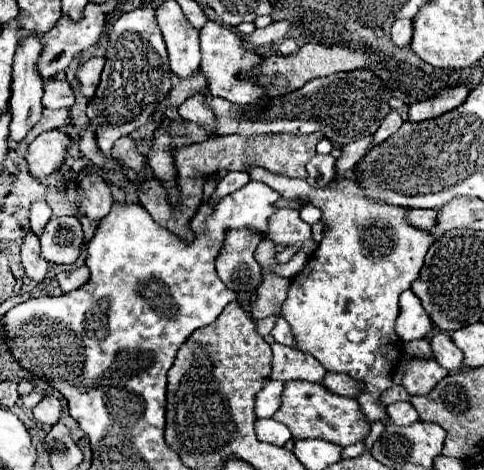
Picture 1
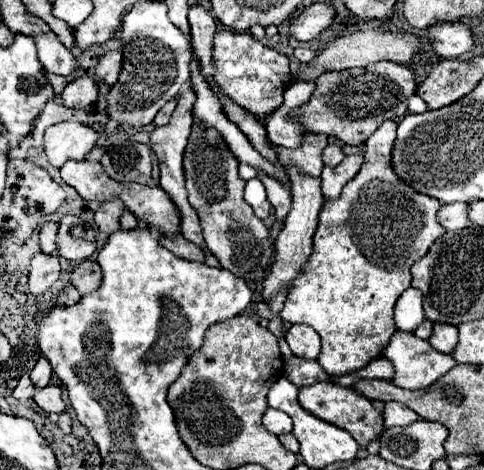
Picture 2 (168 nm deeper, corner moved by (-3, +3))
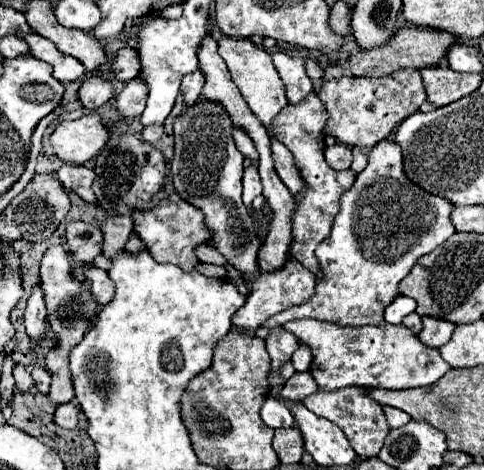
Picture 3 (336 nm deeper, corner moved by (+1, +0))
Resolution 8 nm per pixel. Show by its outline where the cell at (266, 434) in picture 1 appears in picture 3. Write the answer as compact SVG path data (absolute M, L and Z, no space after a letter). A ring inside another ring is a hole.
M269 395L265 399L265 403L261 407L261 417L273 429L295 427L295 419L293 419L289 407L285 407L285 403L279 397L275 397L275 395Z

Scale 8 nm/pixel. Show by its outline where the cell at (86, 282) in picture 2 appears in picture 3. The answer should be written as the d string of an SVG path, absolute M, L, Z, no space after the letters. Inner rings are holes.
M89 267L85 271L85 281L89 283L91 287L91 293L97 297L97 303L101 305L107 305L113 295L115 295L115 285L111 283L109 275L105 269L99 269L99 267Z

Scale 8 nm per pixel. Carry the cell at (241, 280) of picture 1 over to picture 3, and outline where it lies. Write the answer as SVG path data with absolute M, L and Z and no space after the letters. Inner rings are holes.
M197 99L191 107L183 109L181 115L173 123L175 129L175 157L171 161L171 173L173 173L173 185L175 191L181 195L181 199L187 199L191 205L201 209L205 213L207 225L213 231L213 245L219 253L227 257L227 261L241 273L259 273L257 265L257 251L261 247L261 241L253 229L253 221L247 213L247 207L241 201L241 177L243 177L243 155L235 147L235 139L231 135L231 117L219 103L211 103L207 99Z

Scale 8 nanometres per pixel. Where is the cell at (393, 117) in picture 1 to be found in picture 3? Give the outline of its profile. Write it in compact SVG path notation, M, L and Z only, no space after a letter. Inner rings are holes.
M381 141L377 143L369 153L367 167L357 175L353 187L341 197L341 211L337 213L333 221L331 235L317 247L315 255L319 259L319 265L323 267L323 277L317 279L315 295L305 301L303 305L295 305L283 313L273 315L263 323L263 327L281 327L287 321L295 319L321 319L331 321L339 325L381 325L385 323L383 311L391 299L397 297L397 285L401 279L411 271L415 261L439 247L443 241L447 241L455 227L451 223L451 211L453 203L449 199L443 199L439 195L431 195L411 183L403 171L403 155L401 147L393 141Z

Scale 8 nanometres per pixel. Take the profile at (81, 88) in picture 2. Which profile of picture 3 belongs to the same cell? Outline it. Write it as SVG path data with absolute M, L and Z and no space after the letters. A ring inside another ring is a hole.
M91 75L89 79L85 79L83 85L81 85L81 89L79 89L79 101L87 109L99 109L113 95L115 93L113 93L111 83L107 79L99 77L99 75Z

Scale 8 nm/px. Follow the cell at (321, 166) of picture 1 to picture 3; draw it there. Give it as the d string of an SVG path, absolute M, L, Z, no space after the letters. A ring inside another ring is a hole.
M337 143L337 145L325 149L325 159L327 159L327 163L329 163L335 171L343 171L343 169L349 169L349 167L351 167L353 153L351 153L351 149L349 149L347 145Z

